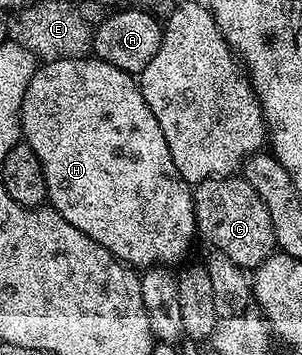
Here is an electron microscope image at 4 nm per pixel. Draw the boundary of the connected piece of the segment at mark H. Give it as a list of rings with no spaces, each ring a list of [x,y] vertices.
[[[93,55],[39,64],[28,83],[28,91],[24,91],[21,140],[28,147],[32,147],[32,151],[36,151],[36,159],[40,159],[46,180],[49,208],[55,209],[61,217],[68,219],[72,227],[84,231],[88,239],[96,239],[96,243],[100,243],[100,247],[104,247],[113,257],[131,267],[174,267],[189,258],[186,256],[189,255],[190,248],[194,245],[194,237],[196,241],[198,233],[192,187],[183,179],[180,171],[176,171],[176,163],[172,163],[172,151],[168,151],[168,143],[164,140],[164,131],[160,131],[160,123],[156,123],[156,115],[152,115],[152,107],[144,103],[144,95],[131,74],[120,71],[120,67],[116,67],[110,61],[100,61]]]

